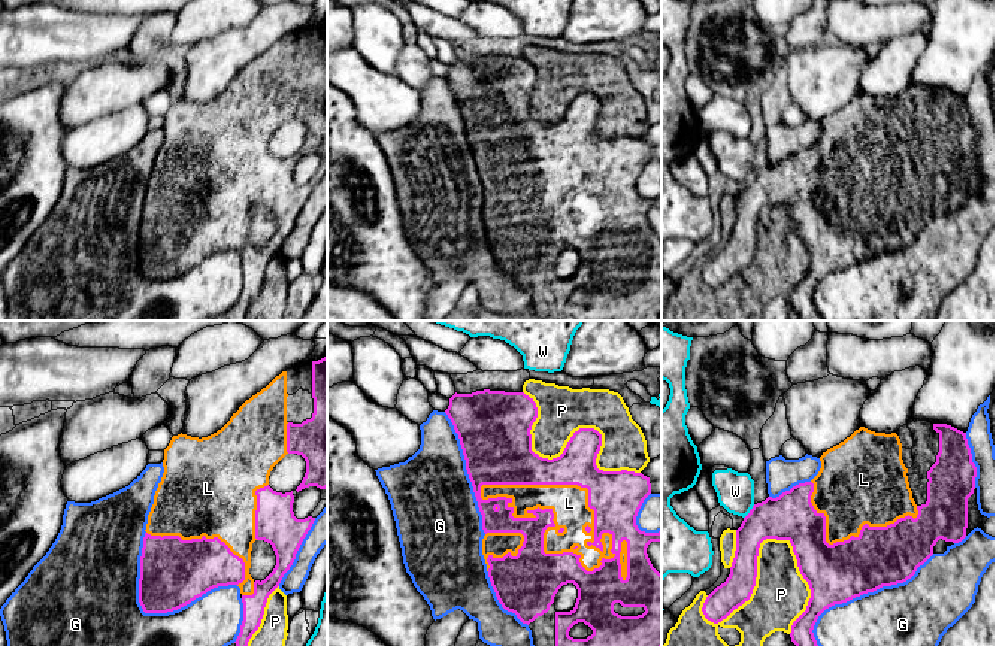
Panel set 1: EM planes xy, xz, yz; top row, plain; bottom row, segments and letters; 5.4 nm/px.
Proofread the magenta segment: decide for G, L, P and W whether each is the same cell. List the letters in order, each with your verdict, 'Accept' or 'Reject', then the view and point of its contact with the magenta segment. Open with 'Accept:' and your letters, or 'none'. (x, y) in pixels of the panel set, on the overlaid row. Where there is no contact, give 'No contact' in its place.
Accept: L
G: Reject. Touches magenta at xy (151, 612)
L: Accept. Touches magenta at xz (587, 488)
P: Reject. Touches magenta at yz (754, 581)
W: Reject. Touches magenta at yz (750, 512)

